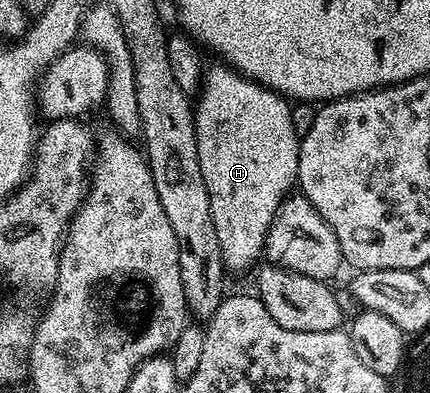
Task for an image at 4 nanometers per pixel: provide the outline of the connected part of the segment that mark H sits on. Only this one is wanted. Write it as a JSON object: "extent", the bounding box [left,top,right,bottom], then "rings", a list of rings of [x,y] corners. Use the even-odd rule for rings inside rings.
{"extent":[194,62,300,273],"rings":[[[223,62],[203,69],[199,96],[200,101],[197,99],[194,104],[198,166],[202,166],[202,178],[210,194],[210,214],[214,218],[214,230],[218,230],[218,246],[222,246],[224,267],[229,273],[240,272],[256,259],[261,259],[278,206],[297,183],[300,138],[295,136],[291,121],[293,105],[280,93],[248,79]]]}

